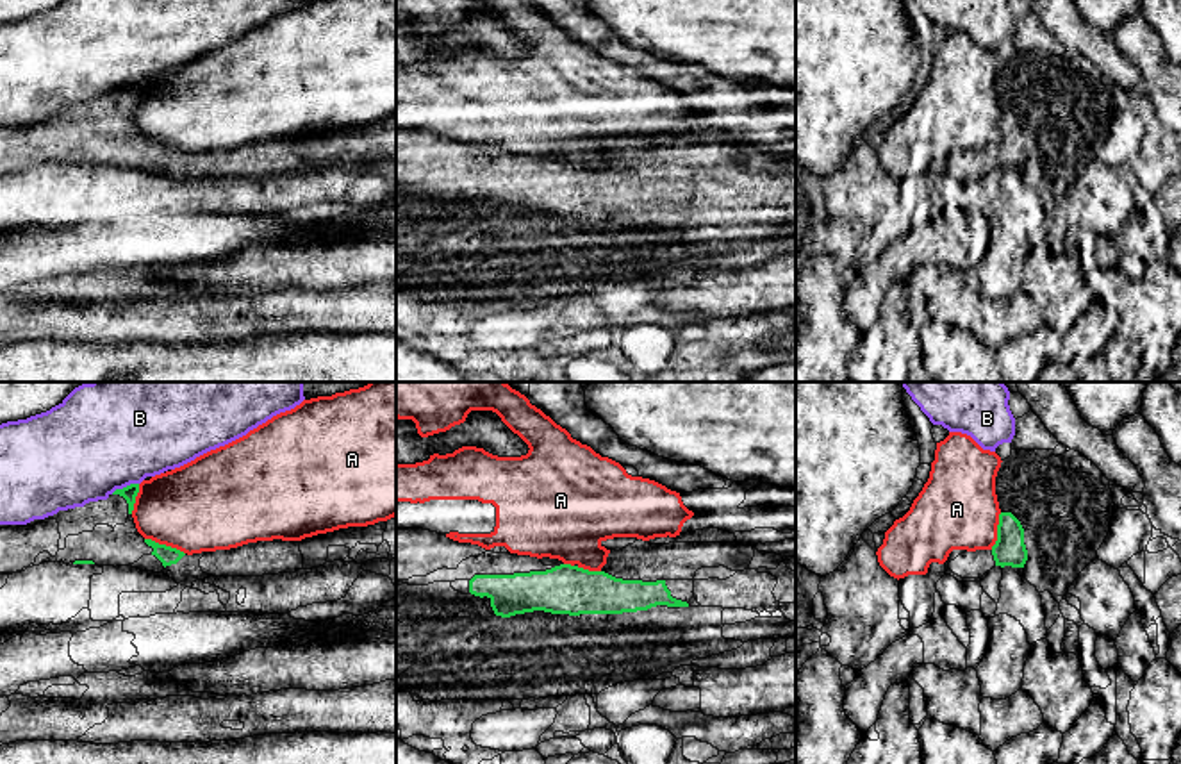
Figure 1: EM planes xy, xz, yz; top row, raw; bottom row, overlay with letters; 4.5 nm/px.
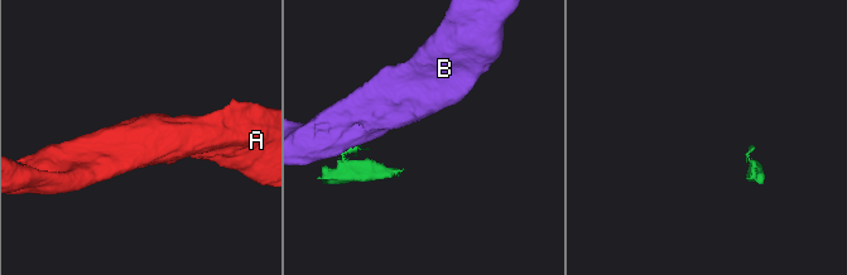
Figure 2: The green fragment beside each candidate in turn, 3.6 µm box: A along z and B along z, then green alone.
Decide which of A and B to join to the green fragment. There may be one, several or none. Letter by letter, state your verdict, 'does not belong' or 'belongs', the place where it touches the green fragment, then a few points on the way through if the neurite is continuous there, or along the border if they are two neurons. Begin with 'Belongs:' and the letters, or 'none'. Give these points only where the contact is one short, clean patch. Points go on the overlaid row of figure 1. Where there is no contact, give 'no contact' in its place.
Belongs: none
A: does not belong | xy (165, 545)
B: does not belong | xy (123, 488) | along xy (138, 482), (116, 488), (111, 493)

